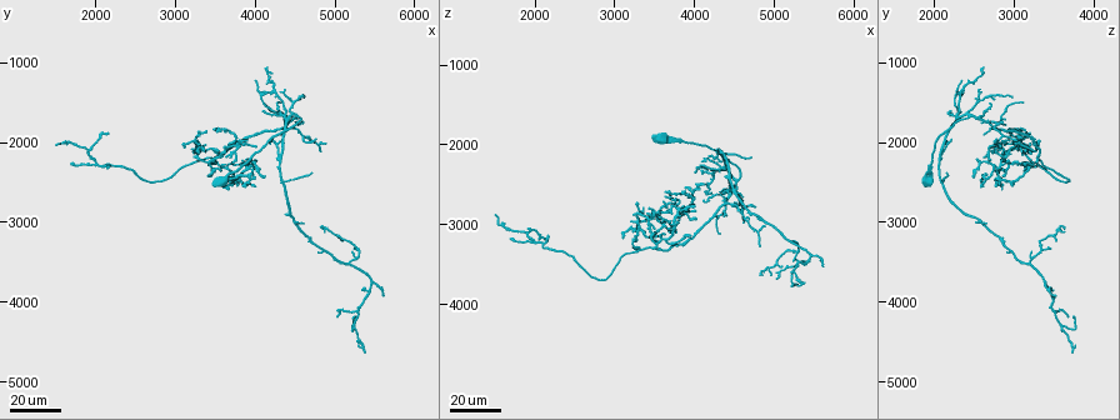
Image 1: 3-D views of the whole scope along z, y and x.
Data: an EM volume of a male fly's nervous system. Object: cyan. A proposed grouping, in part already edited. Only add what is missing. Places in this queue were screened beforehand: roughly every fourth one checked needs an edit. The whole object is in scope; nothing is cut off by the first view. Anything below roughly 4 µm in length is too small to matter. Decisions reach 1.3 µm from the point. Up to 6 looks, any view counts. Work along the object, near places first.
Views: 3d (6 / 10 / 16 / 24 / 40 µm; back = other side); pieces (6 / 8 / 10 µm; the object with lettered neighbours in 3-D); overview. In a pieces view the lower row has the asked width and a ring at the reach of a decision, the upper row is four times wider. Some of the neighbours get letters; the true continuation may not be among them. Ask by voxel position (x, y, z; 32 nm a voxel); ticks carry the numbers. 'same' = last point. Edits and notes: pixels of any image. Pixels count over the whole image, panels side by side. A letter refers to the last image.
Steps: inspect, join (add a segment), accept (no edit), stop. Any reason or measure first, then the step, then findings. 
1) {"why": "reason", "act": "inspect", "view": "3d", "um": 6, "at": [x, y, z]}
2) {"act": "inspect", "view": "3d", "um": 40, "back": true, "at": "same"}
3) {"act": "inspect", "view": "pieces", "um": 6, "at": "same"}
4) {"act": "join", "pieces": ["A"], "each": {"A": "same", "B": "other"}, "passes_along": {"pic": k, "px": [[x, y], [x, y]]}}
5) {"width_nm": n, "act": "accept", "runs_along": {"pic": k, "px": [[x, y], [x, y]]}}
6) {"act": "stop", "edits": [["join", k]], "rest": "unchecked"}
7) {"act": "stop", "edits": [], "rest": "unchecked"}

{"why": "end of a long branch", "act": "inspect", "view": "3d", "um": 24, "at": [1500, 2050, 2850]}

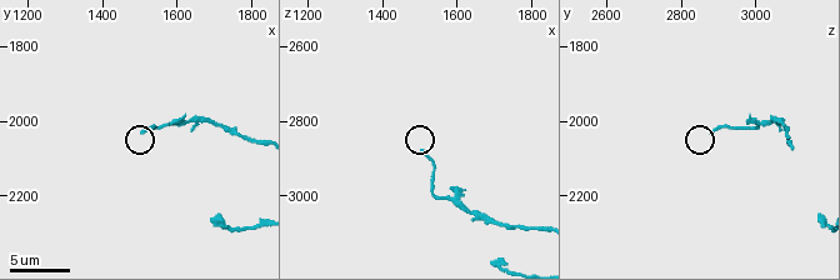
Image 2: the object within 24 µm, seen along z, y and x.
{"act": "inspect", "view": "pieces", "um": 8, "at": [1510, 2030, 2880]}

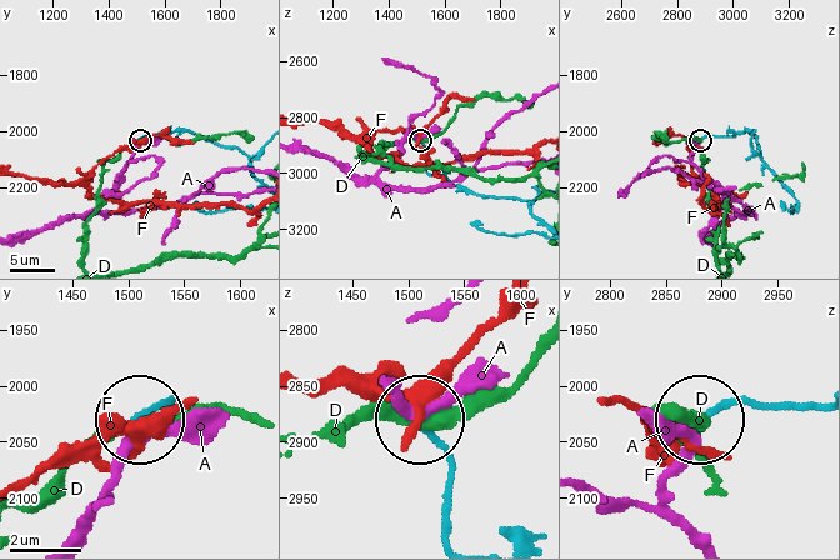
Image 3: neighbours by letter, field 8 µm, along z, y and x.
{"act": "accept", "each": {"A": "other", "D": "other", "F": "other"}, "runs_along": {"pic": 3, "px": [[449, 538], [449, 458], [425, 425]]}, "found": "none of them fits"}

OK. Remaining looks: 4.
{"why": "an open end", "act": "inspect", "view": "3d", "um": 24, "at": [3850, 2550, 2600]}

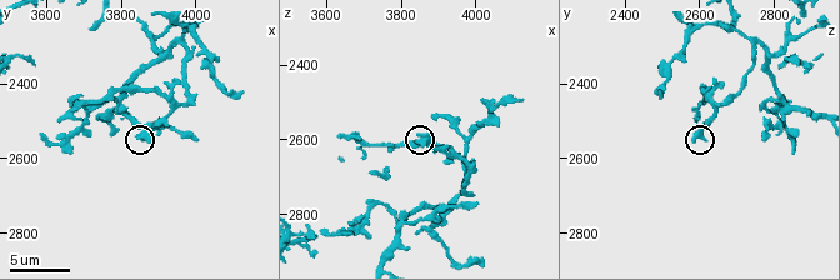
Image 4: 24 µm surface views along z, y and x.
{"why": "what lies round it", "act": "inspect", "view": "pieces", "um": 6, "at": [3840, 2540, 2590]}

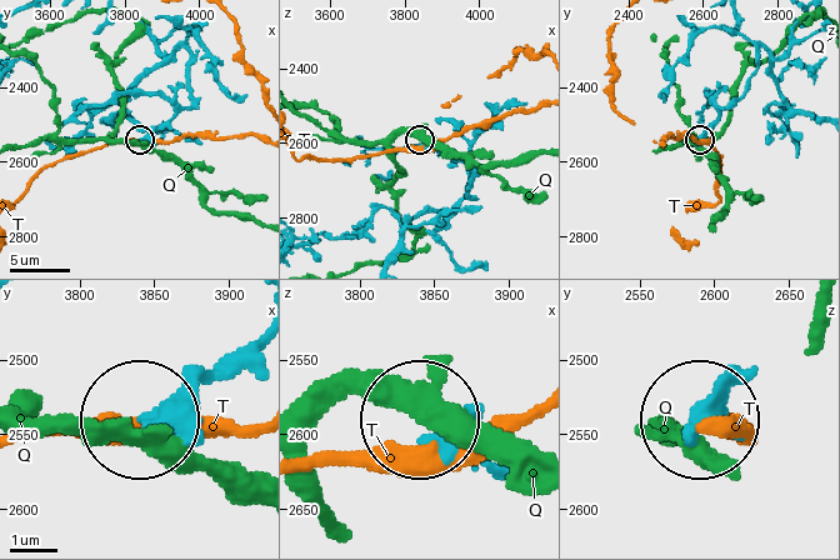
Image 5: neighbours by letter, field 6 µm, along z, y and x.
{"act": "accept", "each": {"Q": "other", "T": "other"}, "runs_along": {"pic": 5, "px": [[235, 349], [144, 416]]}, "found": "no lettered segment goes on from it"}

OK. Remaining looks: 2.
{"act": "inspect", "view": "3d", "um": 24, "at": [4000, 2250, 3150]}

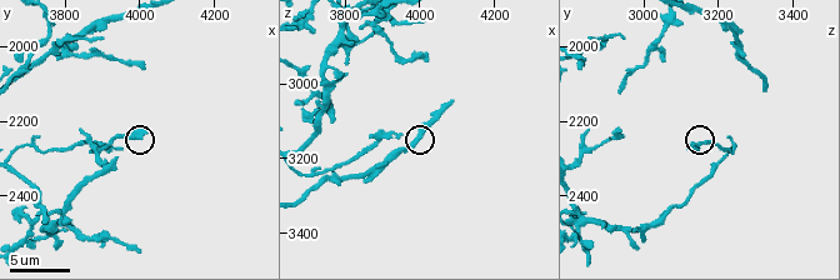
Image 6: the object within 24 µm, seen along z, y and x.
{"why": "see the neighbours", "act": "inspect", "view": "pieces", "um": 10, "at": [3950, 2270, 3140]}

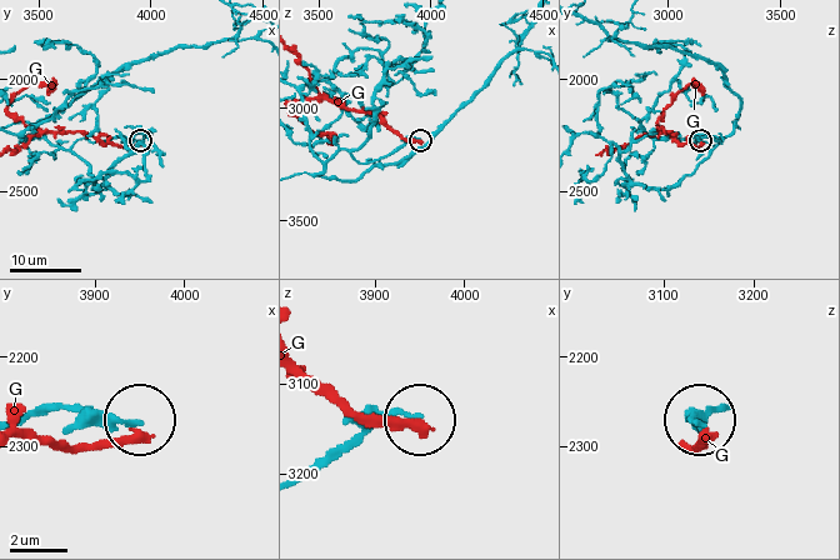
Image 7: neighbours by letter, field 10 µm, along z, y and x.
{"act": "accept", "each": {"G": "other"}, "runs_along": {"pic": 7, "px": [[26, 419], [76, 409], [113, 425], [139, 423]]}, "found": "no lettered segment goes on from it"}

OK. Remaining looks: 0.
{"act": "stop", "edits": [], "rest": "unchecked"}

